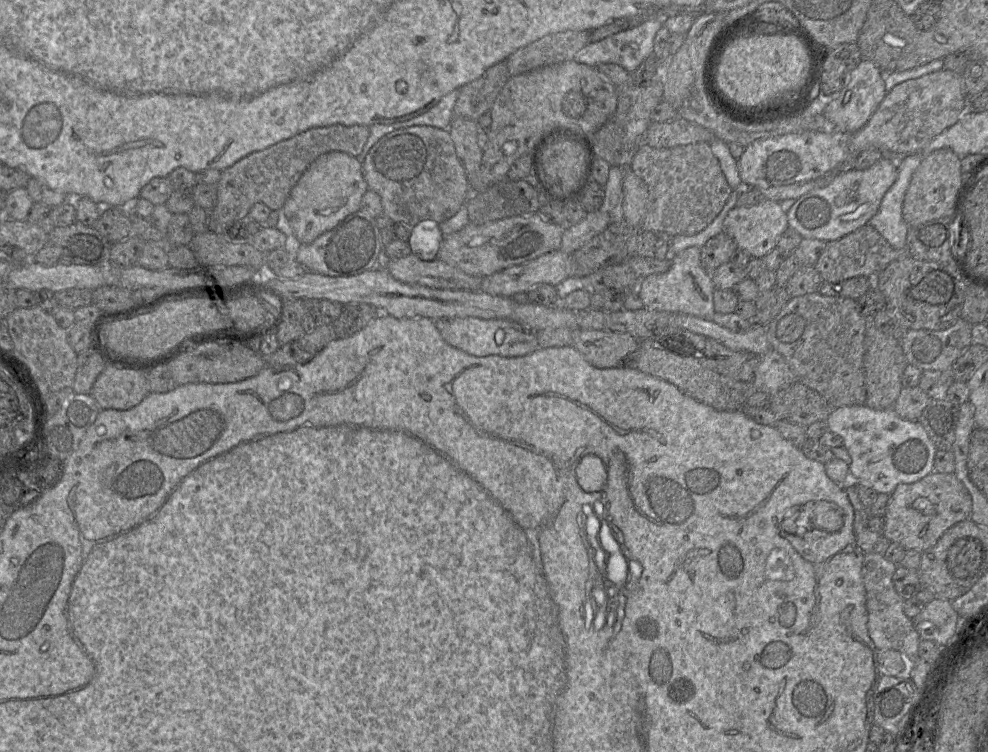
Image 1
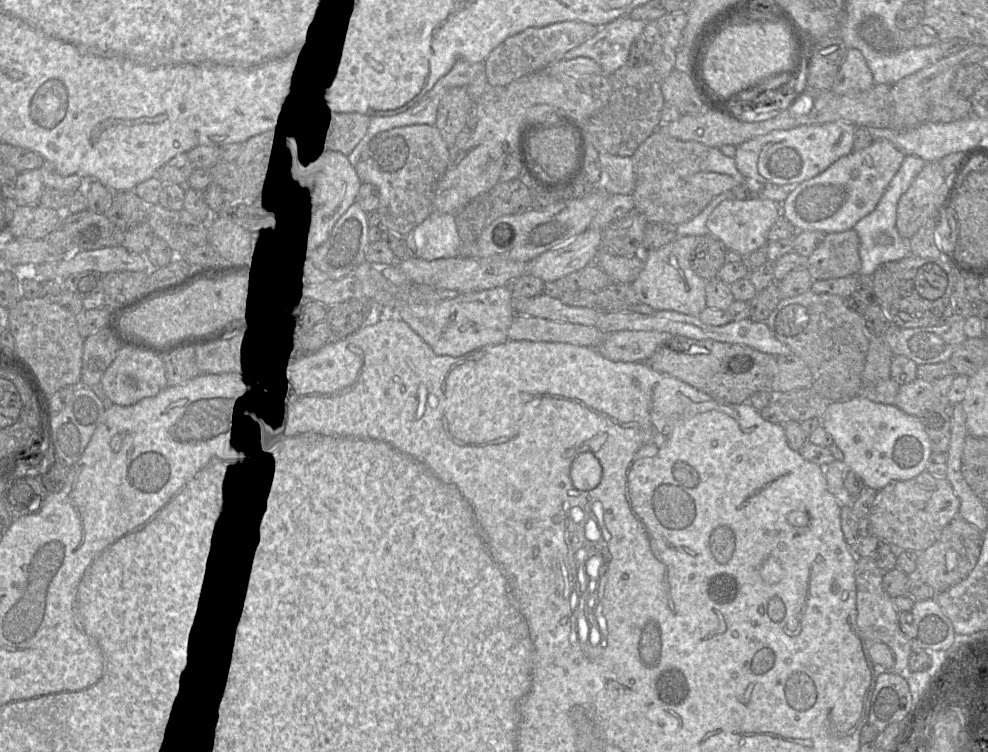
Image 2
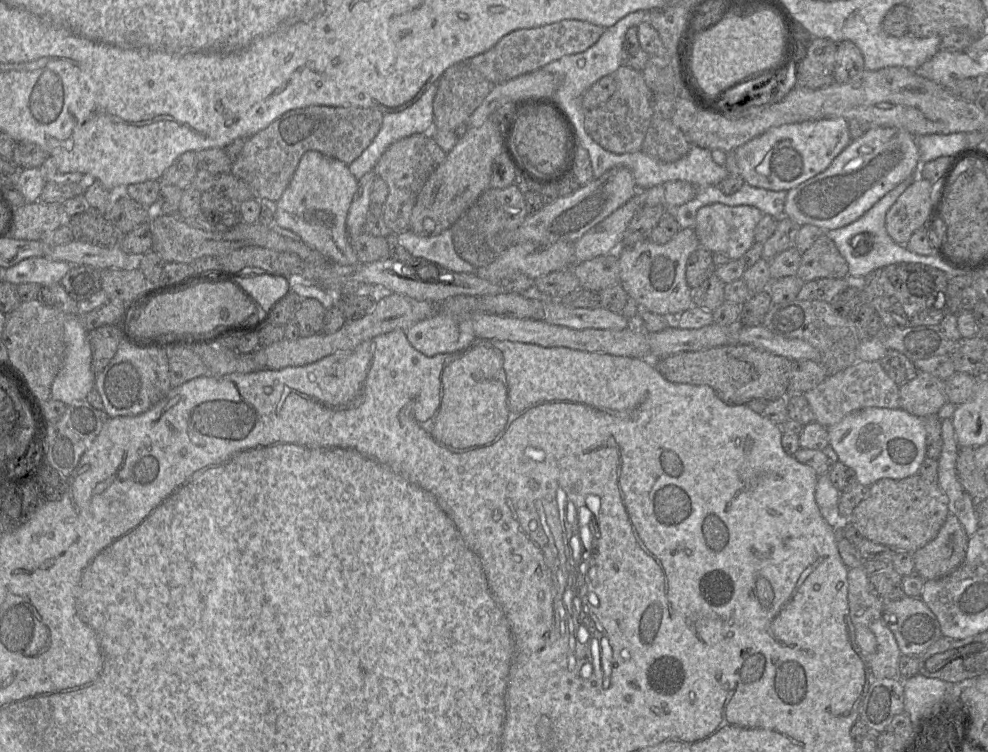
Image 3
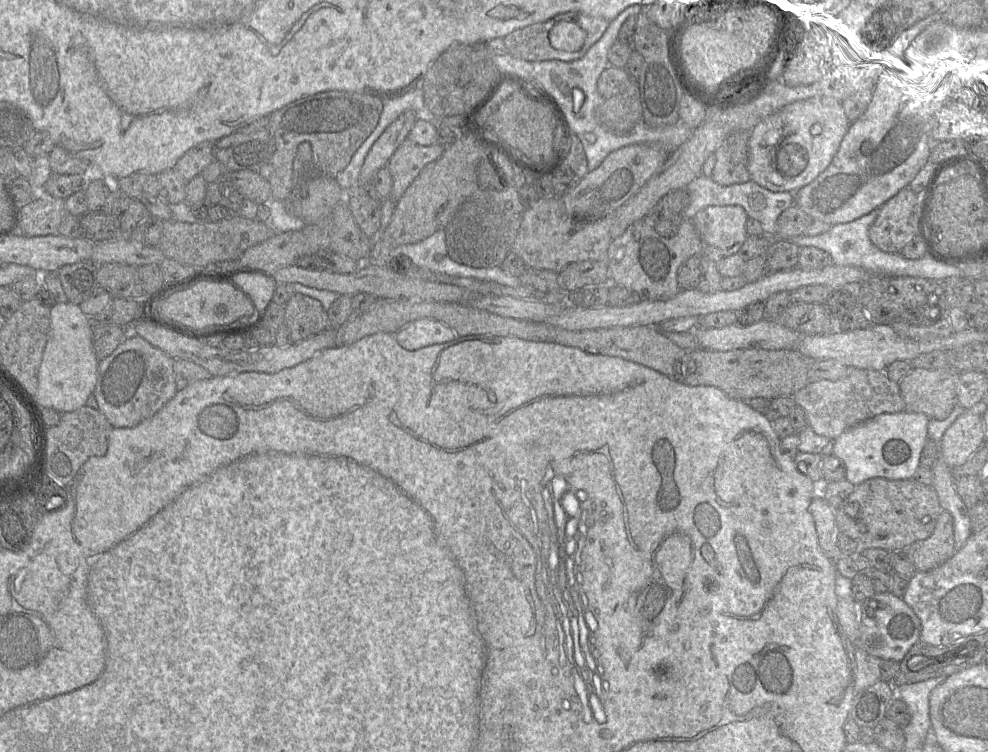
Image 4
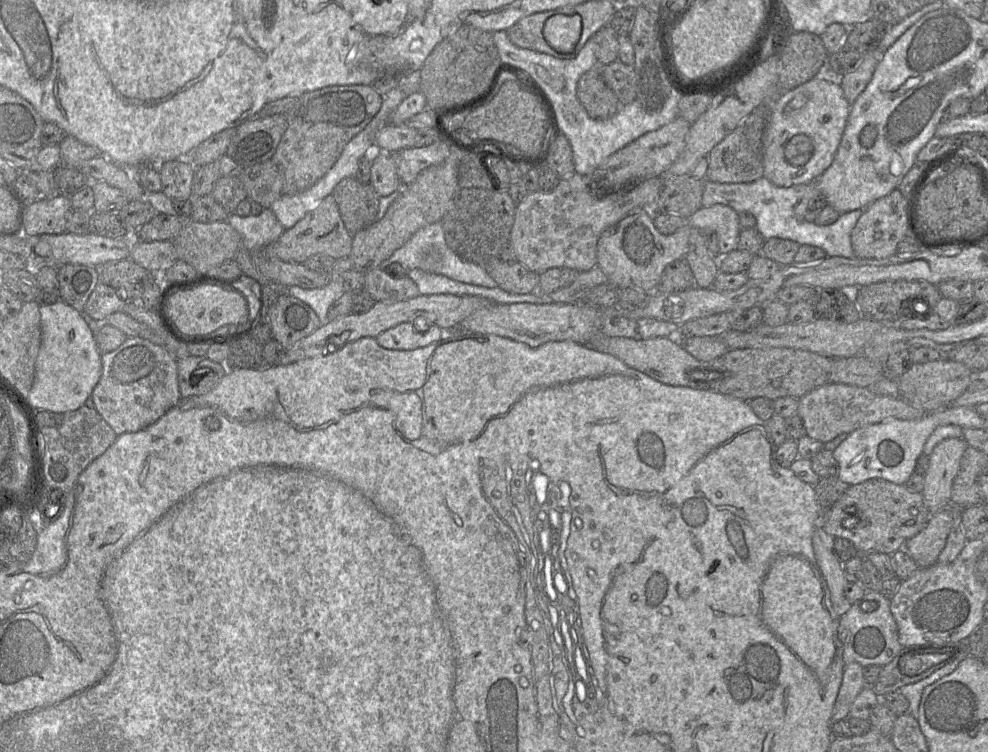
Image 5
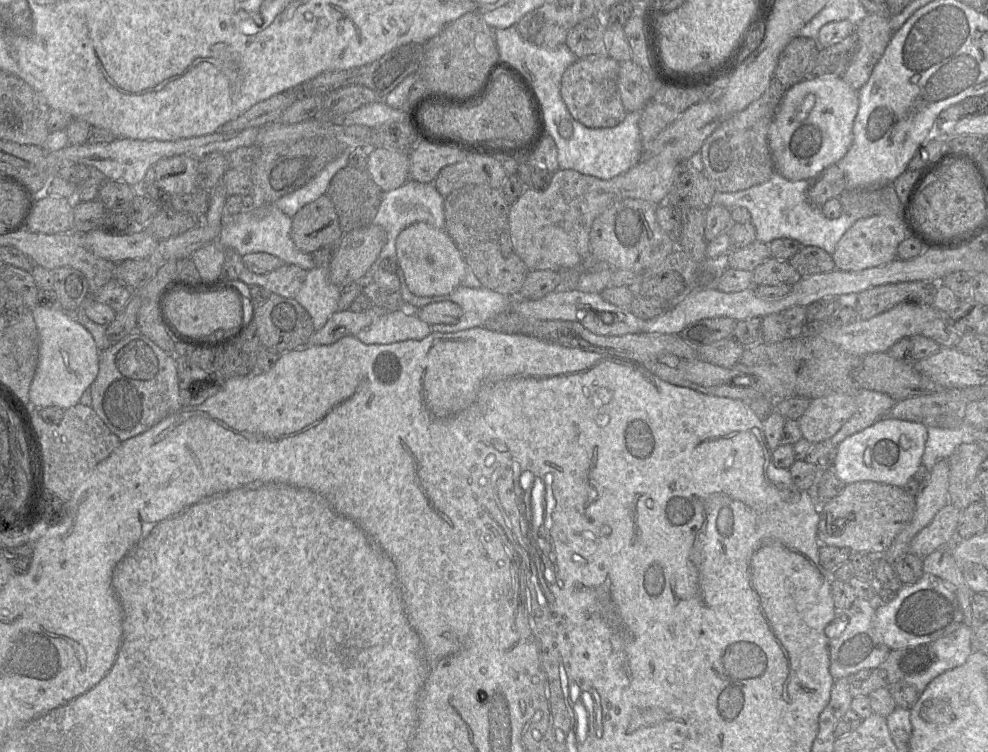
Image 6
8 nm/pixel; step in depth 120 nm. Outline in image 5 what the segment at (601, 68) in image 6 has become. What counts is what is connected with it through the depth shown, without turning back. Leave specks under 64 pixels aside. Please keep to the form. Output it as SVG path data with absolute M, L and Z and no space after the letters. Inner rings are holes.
M600 66L585 72L577 83L577 98L587 115L595 121L612 118L619 109L619 100L600 74Z

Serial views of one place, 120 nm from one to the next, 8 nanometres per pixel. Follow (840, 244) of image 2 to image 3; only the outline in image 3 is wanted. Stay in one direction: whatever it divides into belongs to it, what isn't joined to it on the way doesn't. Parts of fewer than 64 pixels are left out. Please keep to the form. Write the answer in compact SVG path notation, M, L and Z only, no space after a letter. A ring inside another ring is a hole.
M824 233L801 255L797 277L802 282L821 278L847 278L848 263Z

